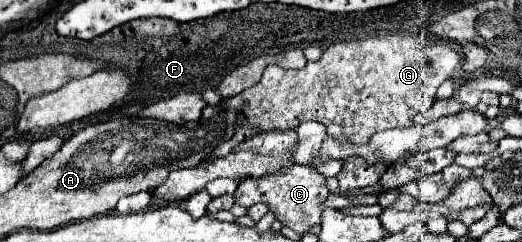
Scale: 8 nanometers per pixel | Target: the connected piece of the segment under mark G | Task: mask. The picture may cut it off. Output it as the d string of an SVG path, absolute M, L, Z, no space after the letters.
M388 34L330 44L318 62L308 62L302 70L268 66L256 86L224 102L226 108L238 110L238 126L234 138L214 150L210 158L228 154L258 132L296 128L306 120L318 120L336 140L366 144L380 130L410 126L414 114L426 112L434 104L438 86L452 76L460 62L458 52L446 42L426 40L420 34Z

